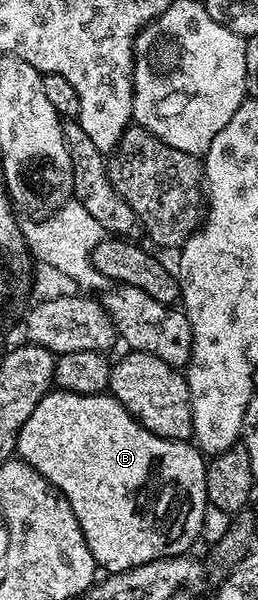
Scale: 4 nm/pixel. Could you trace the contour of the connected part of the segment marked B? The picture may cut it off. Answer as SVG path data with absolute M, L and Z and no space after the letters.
M52 389L44 394L43 399L33 408L29 420L19 429L17 439L17 454L22 461L37 471L46 481L71 506L71 513L74 521L81 529L81 537L87 541L87 546L91 549L91 555L96 560L107 558L107 570L116 574L122 570L128 570L141 564L149 564L153 560L162 558L178 558L186 555L187 549L195 542L195 537L199 534L199 529L203 526L203 509L208 509L206 496L206 470L208 463L204 455L190 441L172 440L170 438L159 438L153 432L149 432L145 427L135 420L129 411L124 408L117 399L110 393L102 394L74 394L68 390Z

